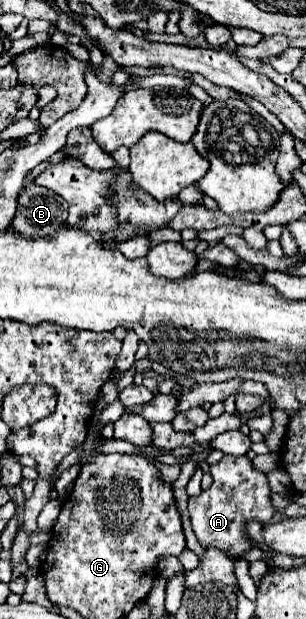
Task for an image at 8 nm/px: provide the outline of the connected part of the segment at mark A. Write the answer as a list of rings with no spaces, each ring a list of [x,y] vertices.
[[[224,455],[216,465],[210,467],[214,483],[210,489],[202,491],[198,497],[190,497],[188,511],[192,519],[192,529],[202,547],[214,545],[224,553],[240,557],[244,551],[250,549],[244,533],[246,521],[260,521],[268,523],[274,517],[274,507],[270,501],[270,487],[264,473],[256,471],[248,455],[232,457]]]

